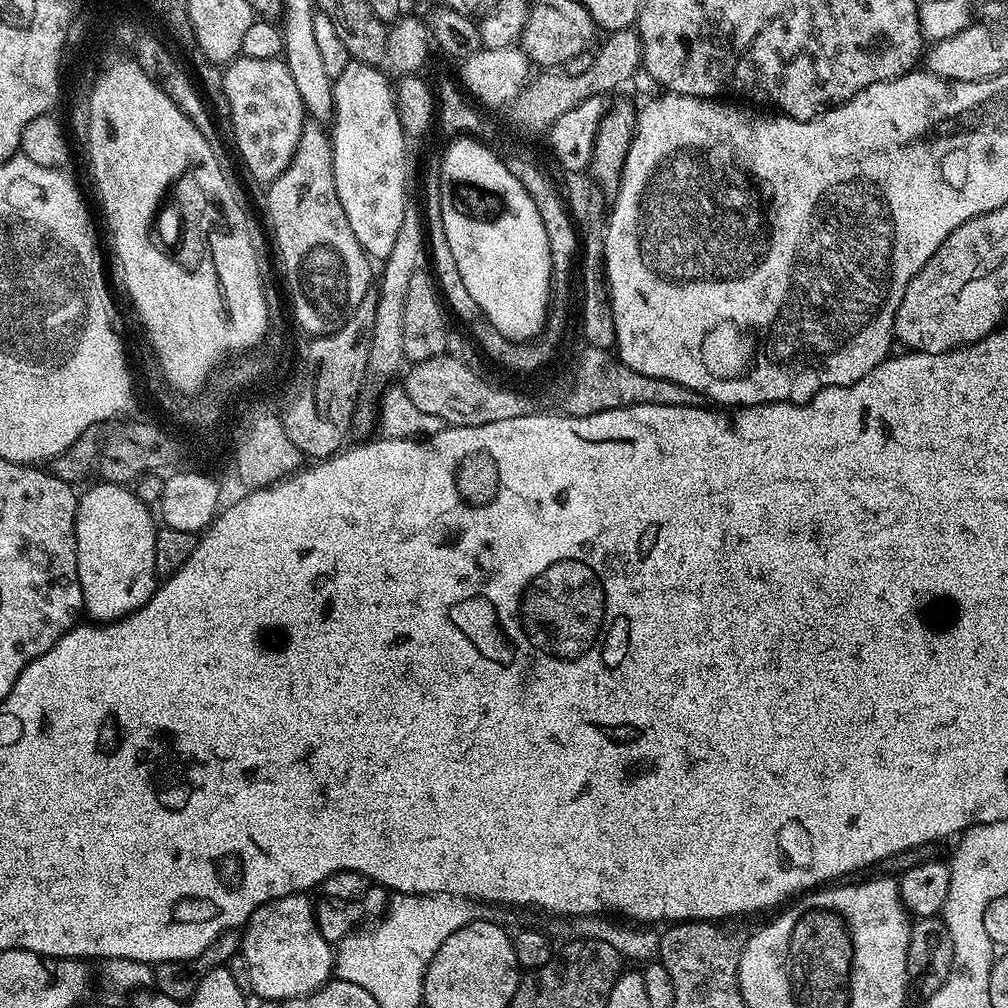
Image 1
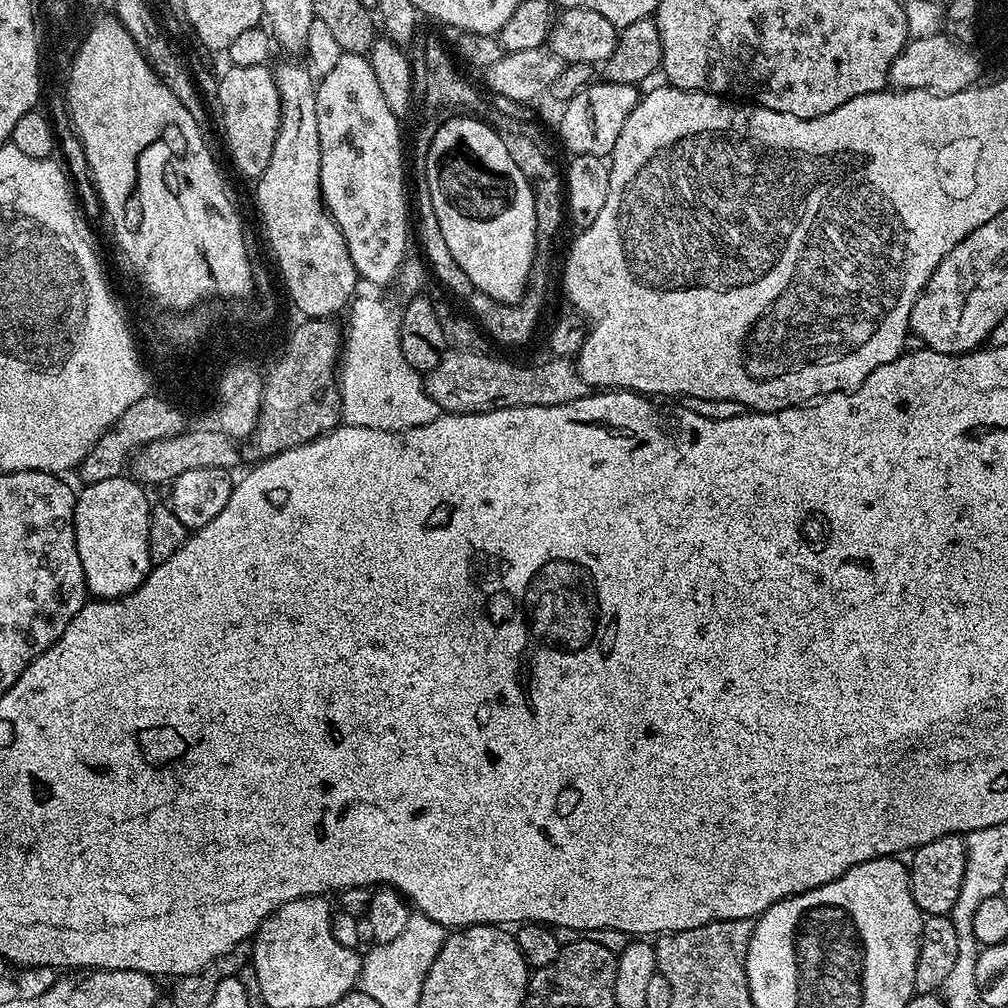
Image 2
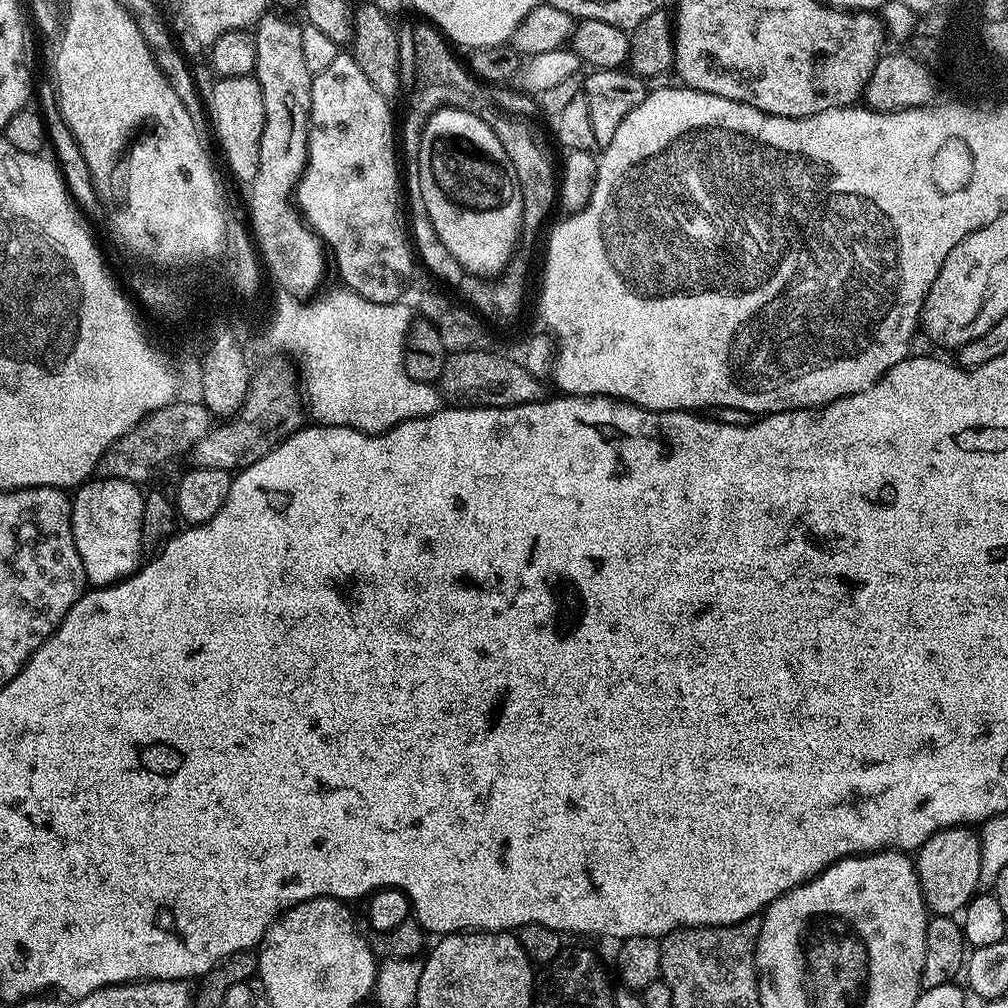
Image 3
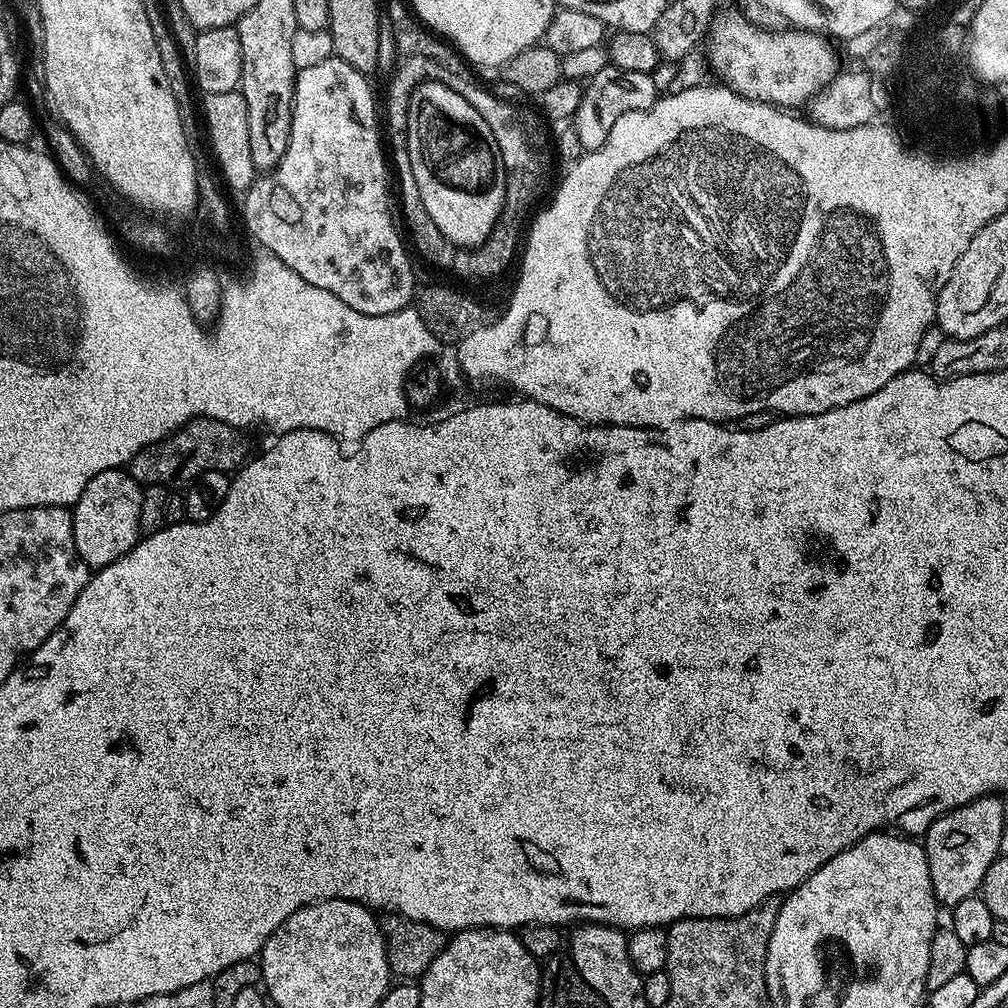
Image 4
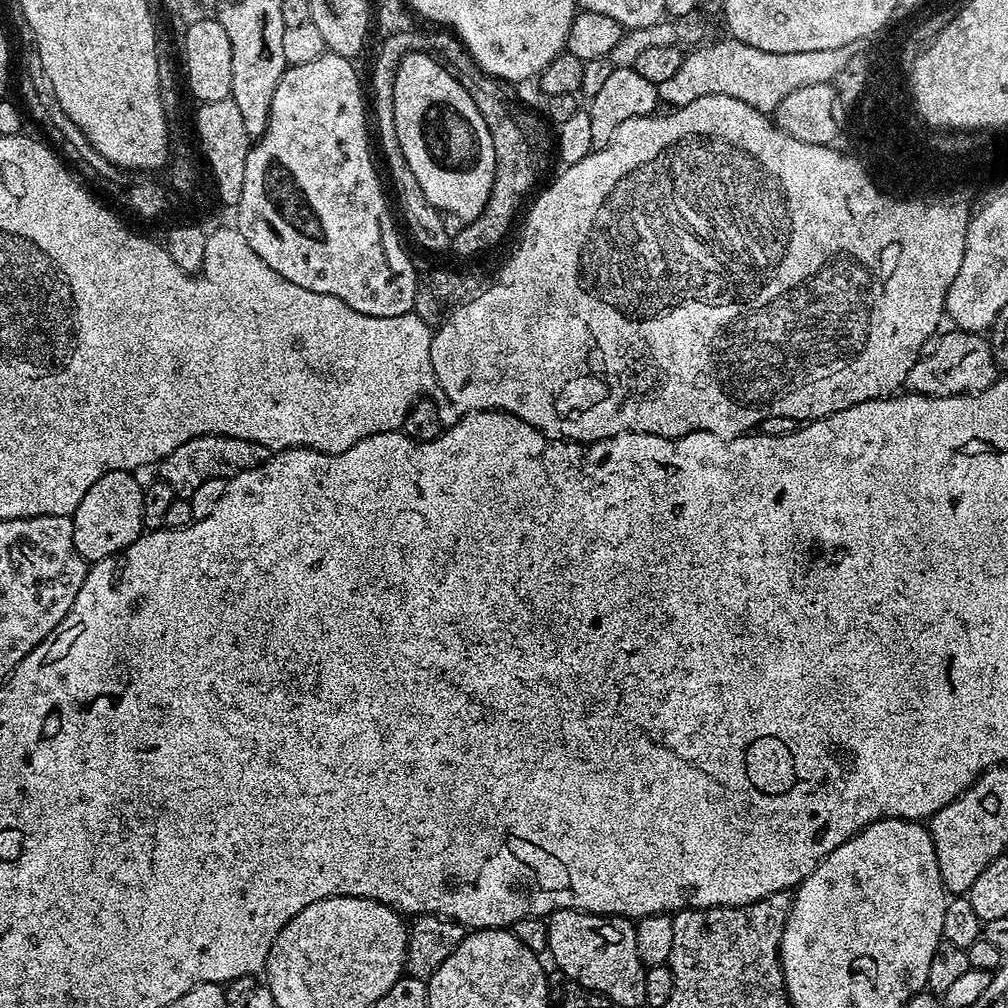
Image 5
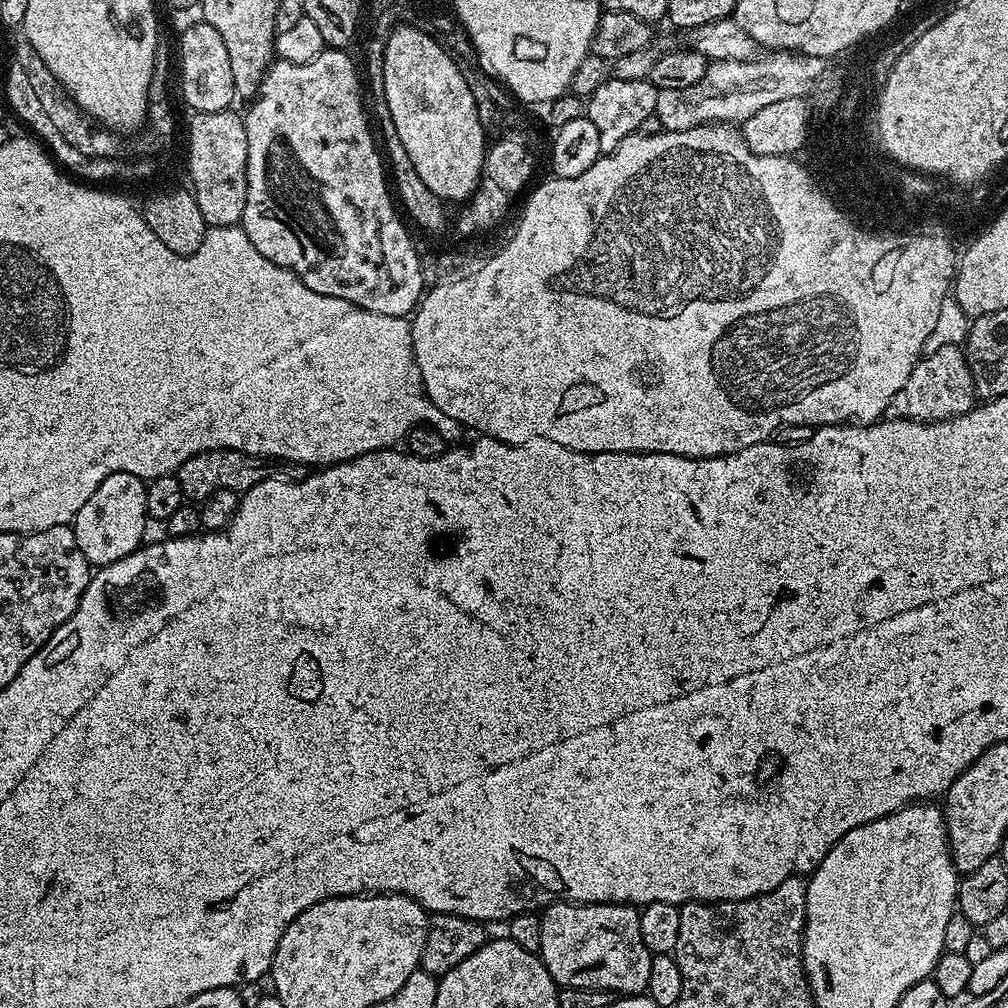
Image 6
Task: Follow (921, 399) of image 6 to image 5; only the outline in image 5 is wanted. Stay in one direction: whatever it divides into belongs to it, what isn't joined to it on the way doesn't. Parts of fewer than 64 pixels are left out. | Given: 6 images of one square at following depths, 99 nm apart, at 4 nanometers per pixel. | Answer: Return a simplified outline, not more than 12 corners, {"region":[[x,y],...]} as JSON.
{"region":[[979,332],[937,335],[914,362],[907,391],[962,396],[997,380]]}

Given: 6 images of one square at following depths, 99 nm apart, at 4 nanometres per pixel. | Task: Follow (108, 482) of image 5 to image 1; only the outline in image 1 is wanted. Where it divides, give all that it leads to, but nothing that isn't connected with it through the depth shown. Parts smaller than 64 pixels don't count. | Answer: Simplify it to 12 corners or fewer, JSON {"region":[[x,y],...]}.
{"region":[[131,487],[76,505],[93,621],[139,612],[158,587],[157,521]]}

